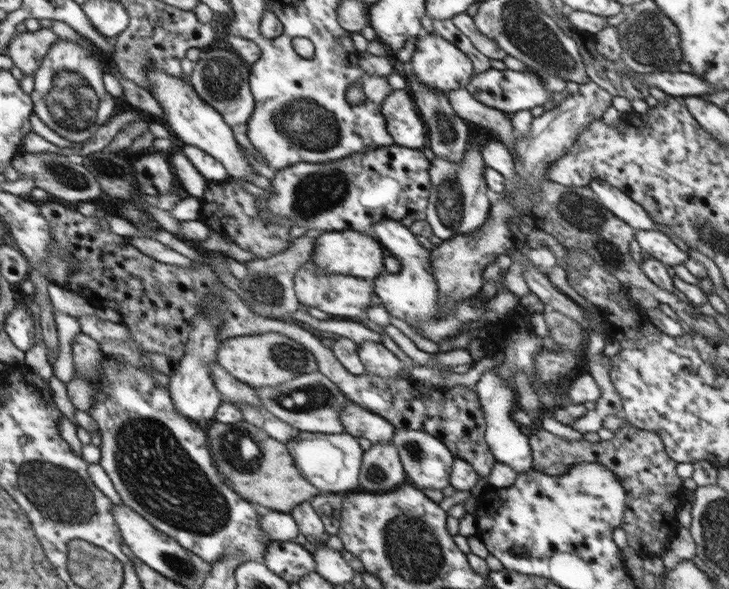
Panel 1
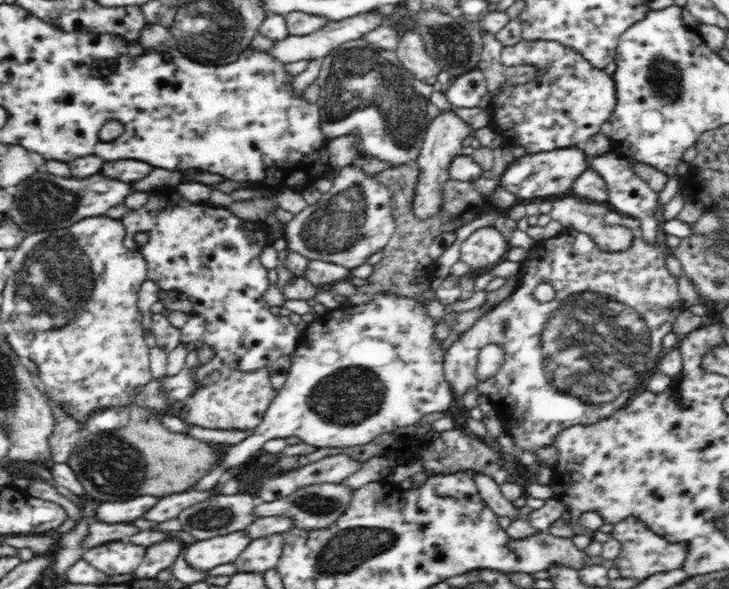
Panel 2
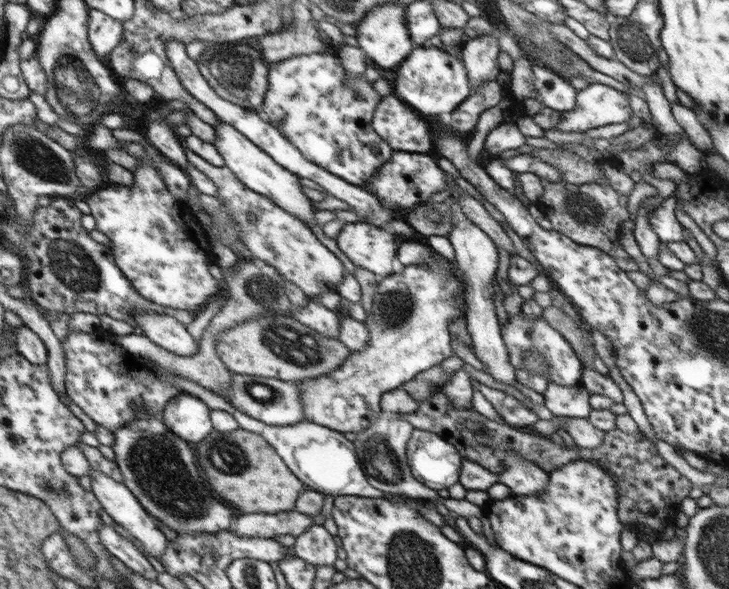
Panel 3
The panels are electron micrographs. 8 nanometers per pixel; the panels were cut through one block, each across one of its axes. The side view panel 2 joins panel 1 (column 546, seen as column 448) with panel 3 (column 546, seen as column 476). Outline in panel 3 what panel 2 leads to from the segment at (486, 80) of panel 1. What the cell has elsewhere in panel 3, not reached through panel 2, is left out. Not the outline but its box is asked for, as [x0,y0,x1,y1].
[532,64,577,112]

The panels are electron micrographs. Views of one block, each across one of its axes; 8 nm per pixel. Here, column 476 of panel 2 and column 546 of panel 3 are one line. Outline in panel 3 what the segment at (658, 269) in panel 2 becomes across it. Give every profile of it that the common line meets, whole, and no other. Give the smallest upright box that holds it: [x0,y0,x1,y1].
[500,311,583,395]

